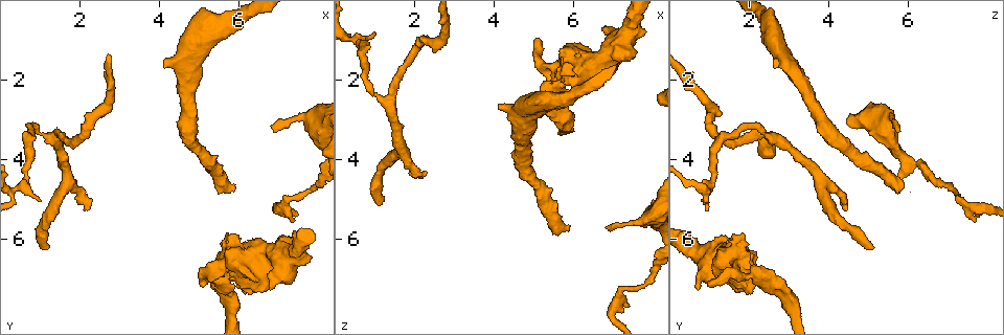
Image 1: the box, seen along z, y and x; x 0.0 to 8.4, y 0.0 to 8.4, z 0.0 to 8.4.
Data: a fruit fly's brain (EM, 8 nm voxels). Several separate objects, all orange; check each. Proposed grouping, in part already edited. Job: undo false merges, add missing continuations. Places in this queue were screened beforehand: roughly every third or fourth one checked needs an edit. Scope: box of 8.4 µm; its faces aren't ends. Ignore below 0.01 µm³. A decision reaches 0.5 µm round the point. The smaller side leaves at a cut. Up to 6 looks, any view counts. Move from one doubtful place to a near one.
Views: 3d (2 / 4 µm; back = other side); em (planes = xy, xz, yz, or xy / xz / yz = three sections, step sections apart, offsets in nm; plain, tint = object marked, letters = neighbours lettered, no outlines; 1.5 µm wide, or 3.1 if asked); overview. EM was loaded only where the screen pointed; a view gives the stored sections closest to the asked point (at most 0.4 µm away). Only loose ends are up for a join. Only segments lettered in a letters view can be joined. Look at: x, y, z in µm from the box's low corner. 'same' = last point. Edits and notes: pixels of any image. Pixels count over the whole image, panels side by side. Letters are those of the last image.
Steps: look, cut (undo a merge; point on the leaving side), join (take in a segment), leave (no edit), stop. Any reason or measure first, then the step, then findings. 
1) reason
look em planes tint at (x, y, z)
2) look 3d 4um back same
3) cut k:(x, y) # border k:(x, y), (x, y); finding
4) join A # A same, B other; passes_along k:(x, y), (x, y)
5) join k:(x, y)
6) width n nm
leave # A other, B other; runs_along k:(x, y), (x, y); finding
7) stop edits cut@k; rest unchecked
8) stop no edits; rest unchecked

look em yz step 8 letters at (4.10, 1.65, 2.65)

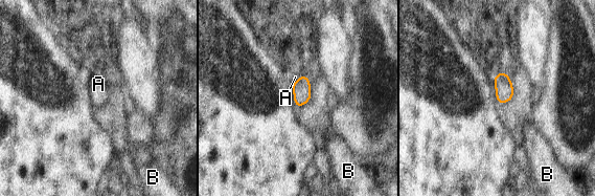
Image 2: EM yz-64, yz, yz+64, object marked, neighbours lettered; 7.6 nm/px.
another direction
look em planes letters same

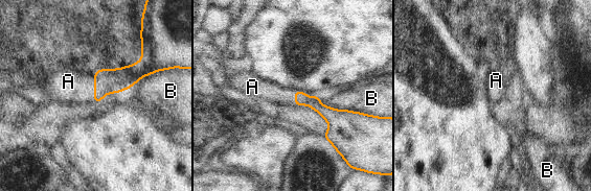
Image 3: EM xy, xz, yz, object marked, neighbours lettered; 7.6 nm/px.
join A # A same, B other; it goes on there

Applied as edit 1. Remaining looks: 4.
look 3d 4um at (6.85, 3.25, 5.65)

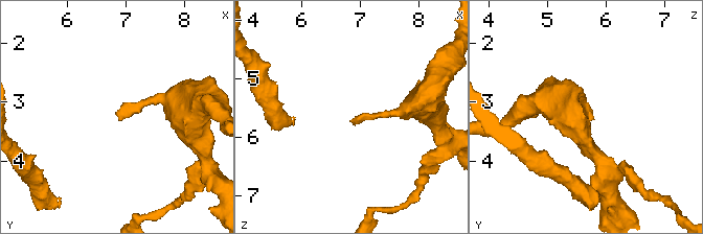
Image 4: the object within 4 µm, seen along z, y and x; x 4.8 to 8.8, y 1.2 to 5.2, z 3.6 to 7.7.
shape alone is not enough
look em planes letters at (6.85, 3.25, 5.65)

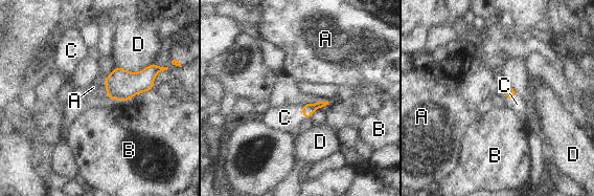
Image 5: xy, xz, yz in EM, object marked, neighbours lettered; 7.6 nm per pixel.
join C # A other, B other, C same, D other; passes_along 5:(307, 110), (302, 112), (284, 117); it goes on there

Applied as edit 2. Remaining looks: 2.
stop edits join@3, join@5; rest unchecked

